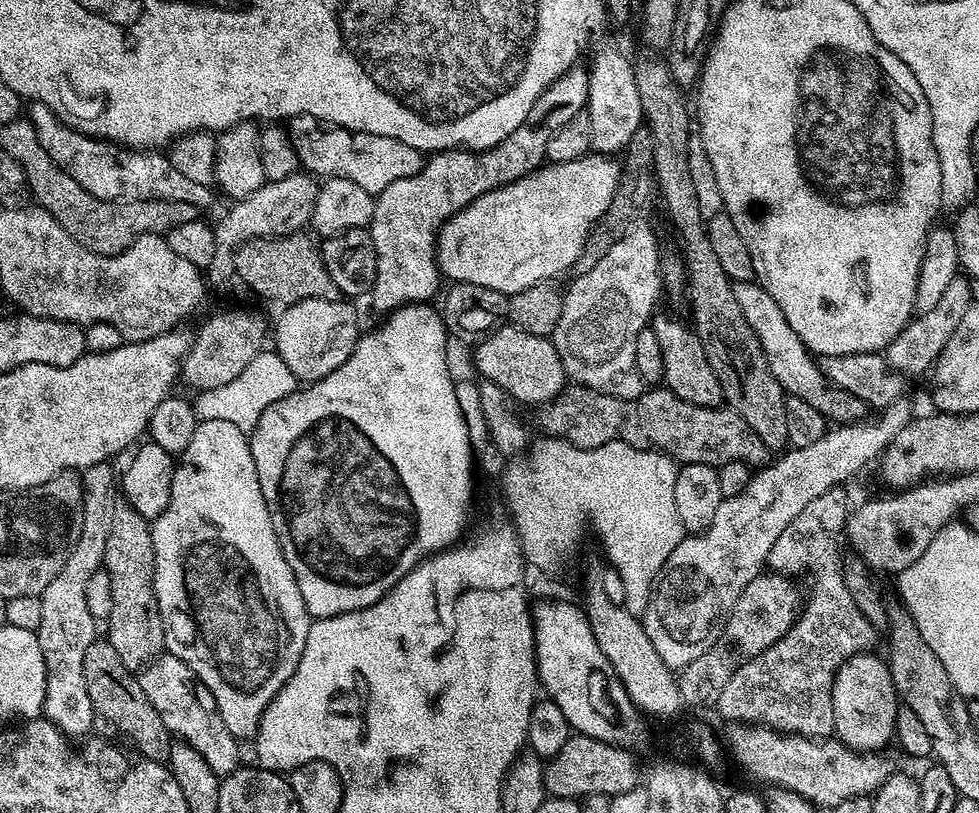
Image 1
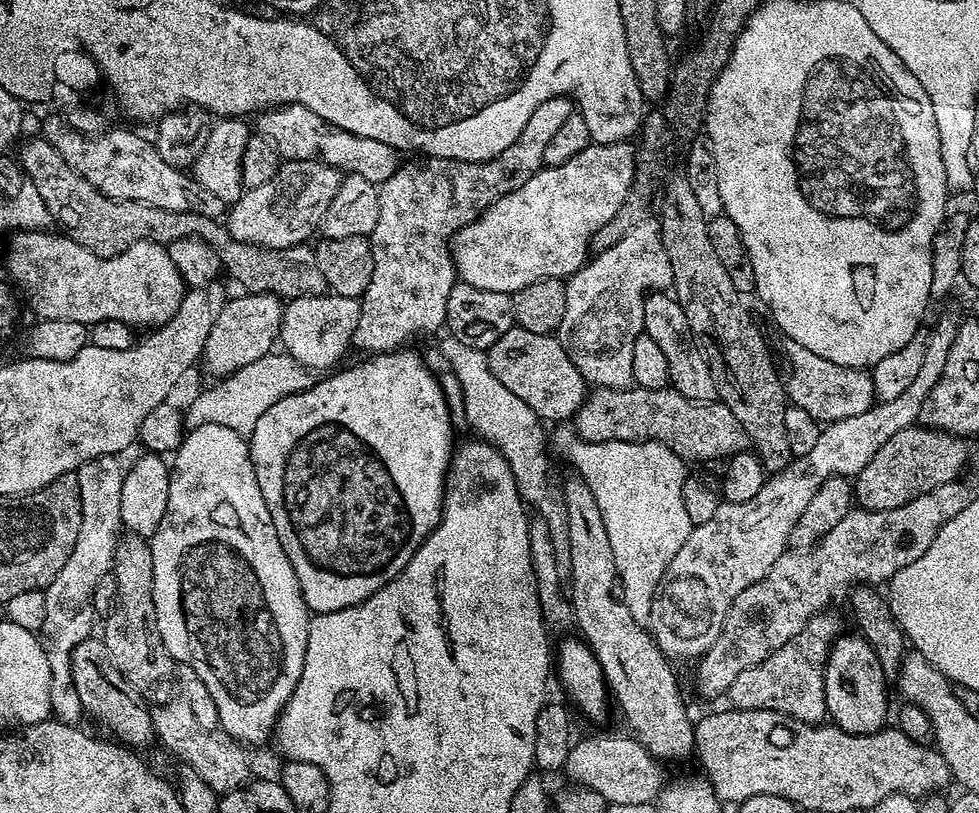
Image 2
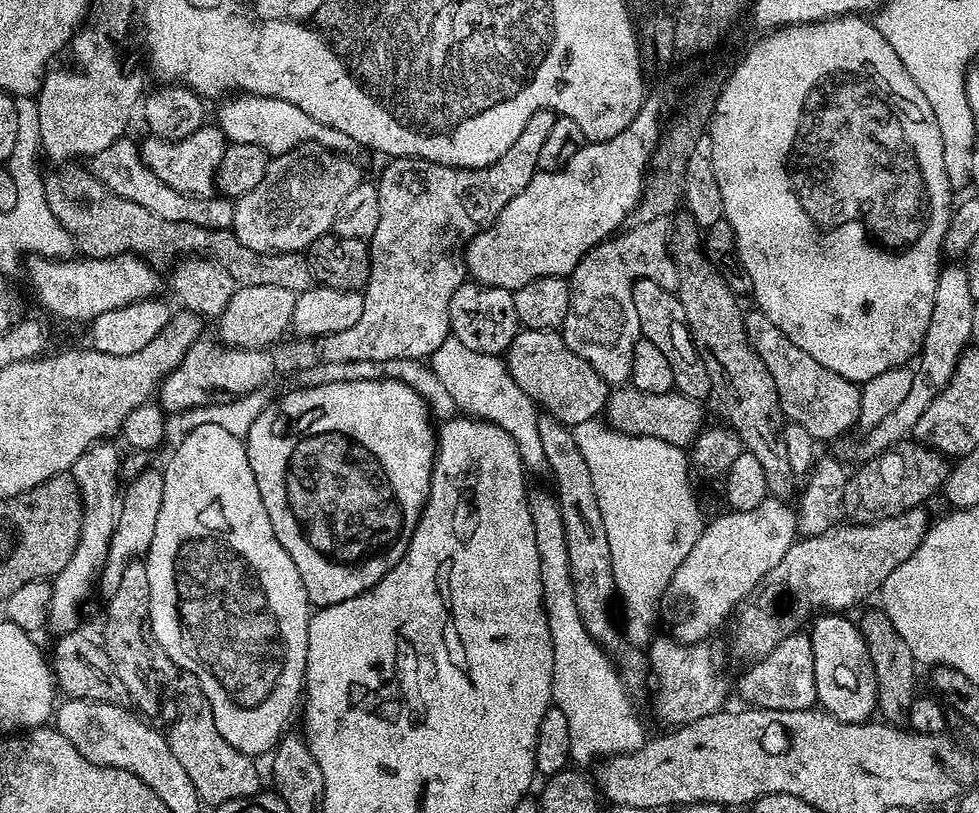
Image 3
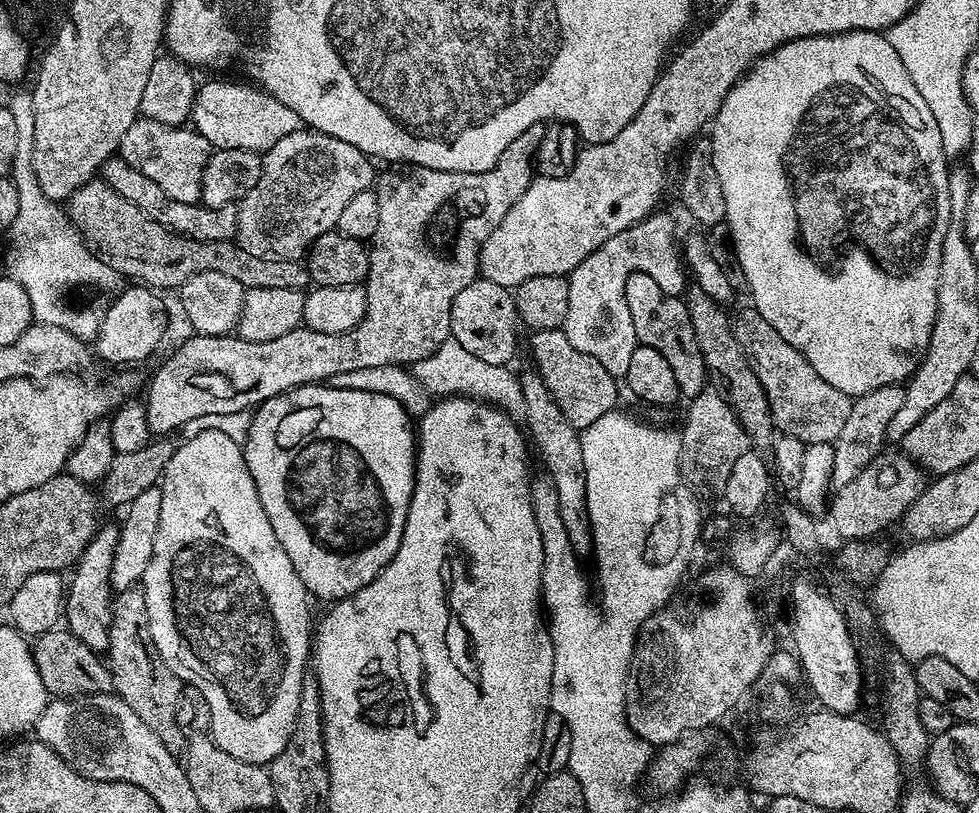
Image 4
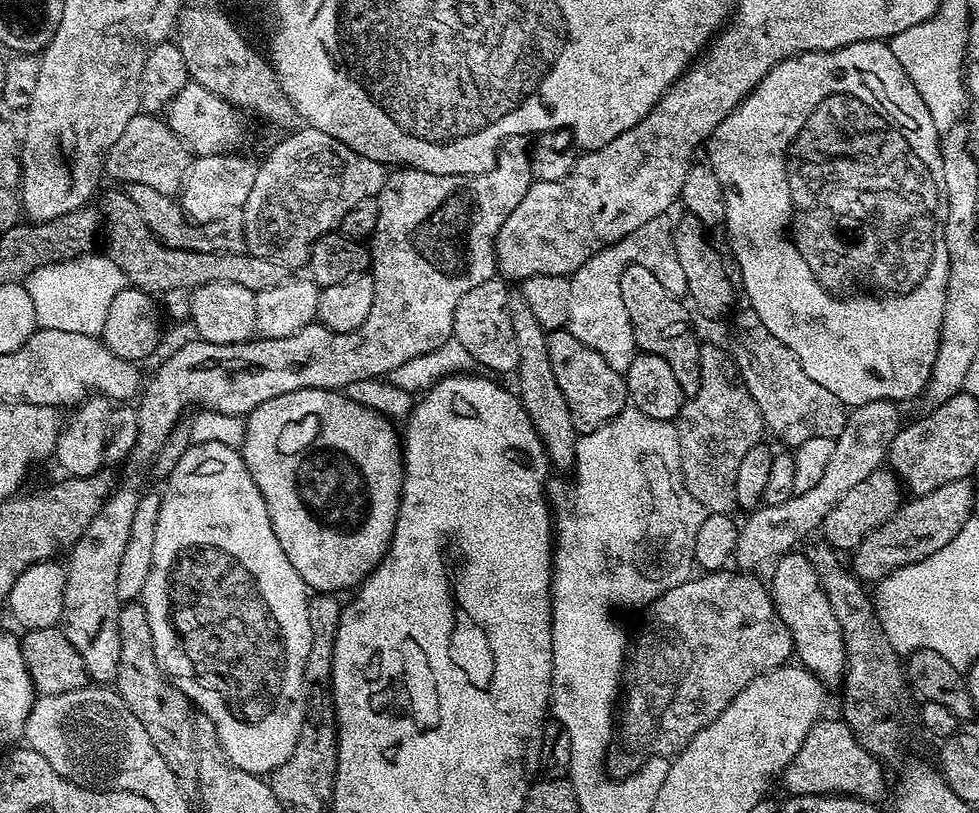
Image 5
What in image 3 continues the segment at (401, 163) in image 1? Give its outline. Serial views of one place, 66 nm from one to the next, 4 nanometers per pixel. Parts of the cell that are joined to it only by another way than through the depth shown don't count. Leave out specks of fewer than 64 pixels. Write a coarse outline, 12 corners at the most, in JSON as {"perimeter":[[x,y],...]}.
{"perimeter":[[247,94],[214,120],[225,141],[269,157],[300,144],[357,144],[282,98]]}

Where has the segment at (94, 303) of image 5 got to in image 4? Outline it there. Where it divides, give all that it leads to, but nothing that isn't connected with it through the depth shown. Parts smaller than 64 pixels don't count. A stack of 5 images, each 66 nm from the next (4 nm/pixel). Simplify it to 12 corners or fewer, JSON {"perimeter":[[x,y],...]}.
{"perimeter":[[25,172],[9,221],[5,277],[35,323],[93,343],[101,313],[73,311],[76,286],[120,275],[89,250],[67,211]]}

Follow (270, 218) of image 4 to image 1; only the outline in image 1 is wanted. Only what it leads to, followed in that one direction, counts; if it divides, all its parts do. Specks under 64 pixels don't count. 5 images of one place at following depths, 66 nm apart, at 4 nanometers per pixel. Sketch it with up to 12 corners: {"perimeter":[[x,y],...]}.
{"perimeter":[[295,172],[235,201],[213,225],[207,283],[225,286],[246,241],[293,235],[317,183]]}

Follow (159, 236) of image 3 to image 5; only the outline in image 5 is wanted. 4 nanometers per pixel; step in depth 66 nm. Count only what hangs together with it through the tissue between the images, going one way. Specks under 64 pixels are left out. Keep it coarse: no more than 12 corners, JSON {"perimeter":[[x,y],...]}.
{"perimeter":[[127,191],[102,212],[107,256],[129,285],[163,294],[210,282],[258,293],[290,279],[244,252],[166,246]]}

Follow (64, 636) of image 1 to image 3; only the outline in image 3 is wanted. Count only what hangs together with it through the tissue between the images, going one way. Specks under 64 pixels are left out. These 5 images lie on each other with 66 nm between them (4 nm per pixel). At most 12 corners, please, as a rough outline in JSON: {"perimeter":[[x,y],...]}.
{"perimeter":[[91,444],[70,469],[78,546],[50,583],[47,627],[81,627],[122,503],[120,452]]}

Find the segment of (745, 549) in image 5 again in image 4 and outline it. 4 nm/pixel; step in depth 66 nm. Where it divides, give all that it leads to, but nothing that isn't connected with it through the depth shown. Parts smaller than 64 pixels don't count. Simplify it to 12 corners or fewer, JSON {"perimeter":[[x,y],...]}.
{"perimeter":[[904,388],[853,399],[834,441],[833,489],[885,451]]}

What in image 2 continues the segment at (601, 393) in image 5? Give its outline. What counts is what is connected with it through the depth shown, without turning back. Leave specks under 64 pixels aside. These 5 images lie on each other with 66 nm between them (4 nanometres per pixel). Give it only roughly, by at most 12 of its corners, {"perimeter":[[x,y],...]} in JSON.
{"perimeter":[[513,326],[490,370],[541,421],[568,422],[586,381],[555,335]]}

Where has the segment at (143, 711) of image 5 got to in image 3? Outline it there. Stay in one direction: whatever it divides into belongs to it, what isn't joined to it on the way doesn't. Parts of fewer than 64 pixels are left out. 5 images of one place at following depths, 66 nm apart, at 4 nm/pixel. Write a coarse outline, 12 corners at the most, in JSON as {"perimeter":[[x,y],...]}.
{"perimeter":[[137,558],[106,601],[102,643],[131,703],[152,718],[178,669],[150,622]]}

